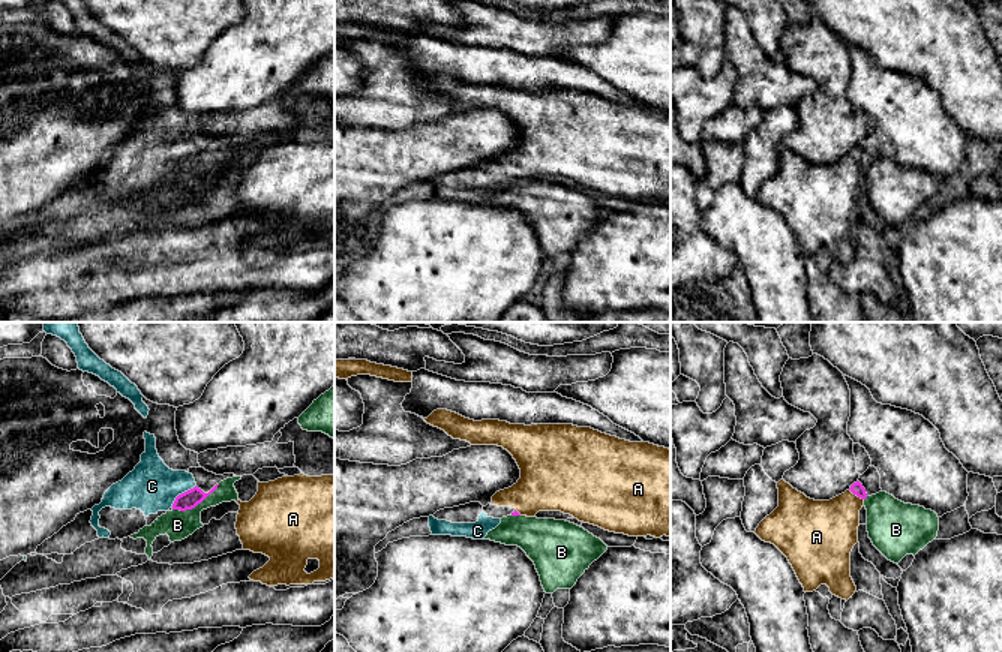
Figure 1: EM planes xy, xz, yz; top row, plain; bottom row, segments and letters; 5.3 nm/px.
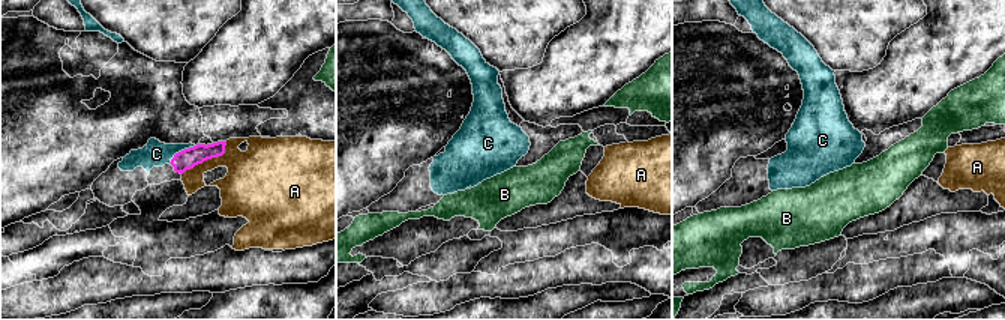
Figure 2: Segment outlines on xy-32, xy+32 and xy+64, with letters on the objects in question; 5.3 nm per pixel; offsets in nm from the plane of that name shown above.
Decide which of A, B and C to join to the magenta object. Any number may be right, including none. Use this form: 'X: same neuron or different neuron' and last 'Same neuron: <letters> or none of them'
A: same neuron
B: different neuron
C: same neuron
Same neuron: A, C

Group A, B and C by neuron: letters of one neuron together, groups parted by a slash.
A C / B

